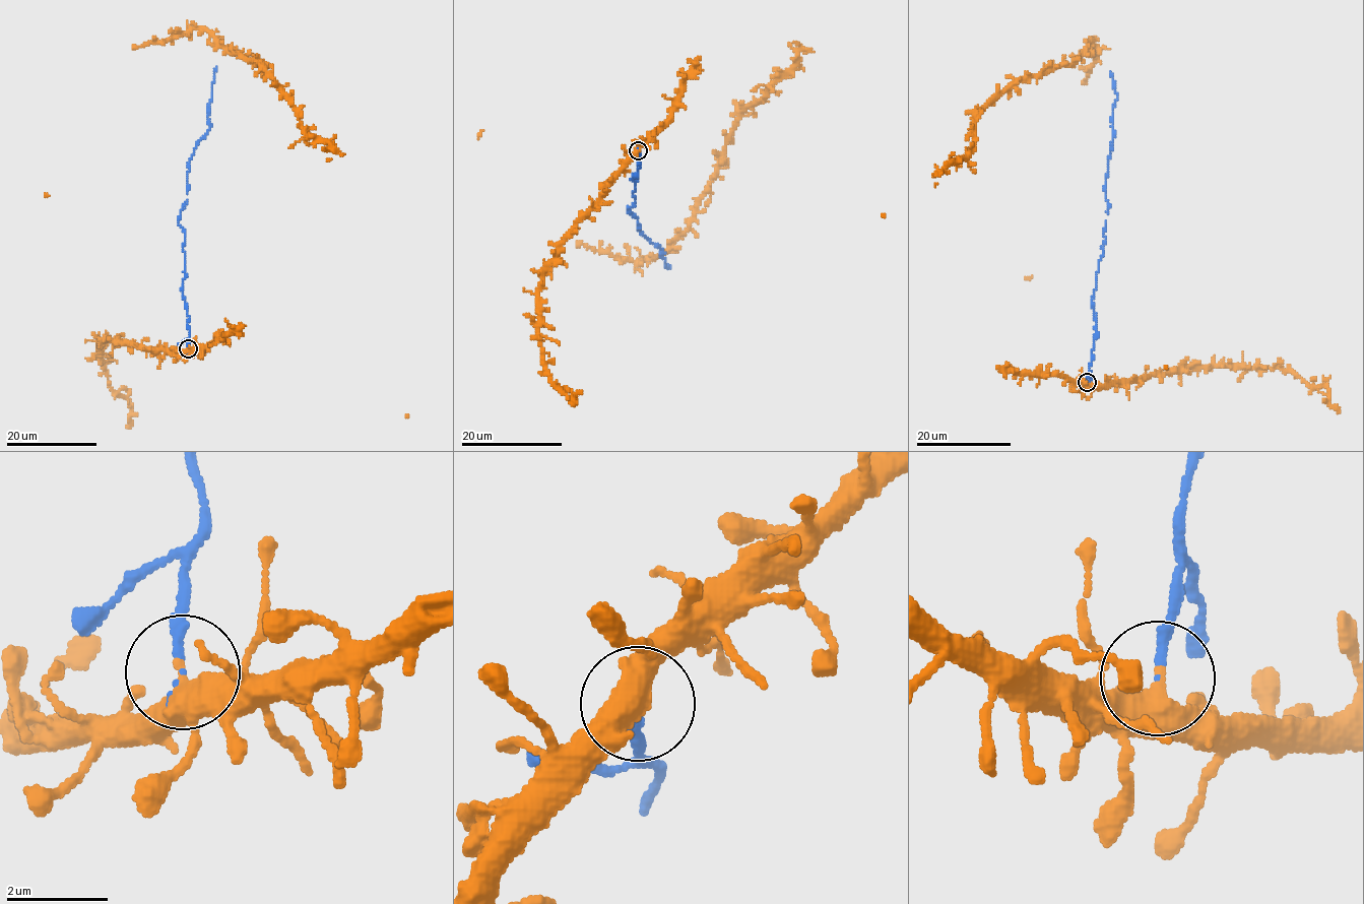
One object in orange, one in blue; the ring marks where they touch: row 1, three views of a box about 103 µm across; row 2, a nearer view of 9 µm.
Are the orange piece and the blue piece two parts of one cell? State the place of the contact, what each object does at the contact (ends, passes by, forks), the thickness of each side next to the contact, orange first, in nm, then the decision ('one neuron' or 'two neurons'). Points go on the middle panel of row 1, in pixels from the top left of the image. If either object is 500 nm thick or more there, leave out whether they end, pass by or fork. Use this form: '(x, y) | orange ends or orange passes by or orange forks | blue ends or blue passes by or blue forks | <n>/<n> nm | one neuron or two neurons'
(638, 150) | orange forks | blue ends | 320/160 nm | two neurons

